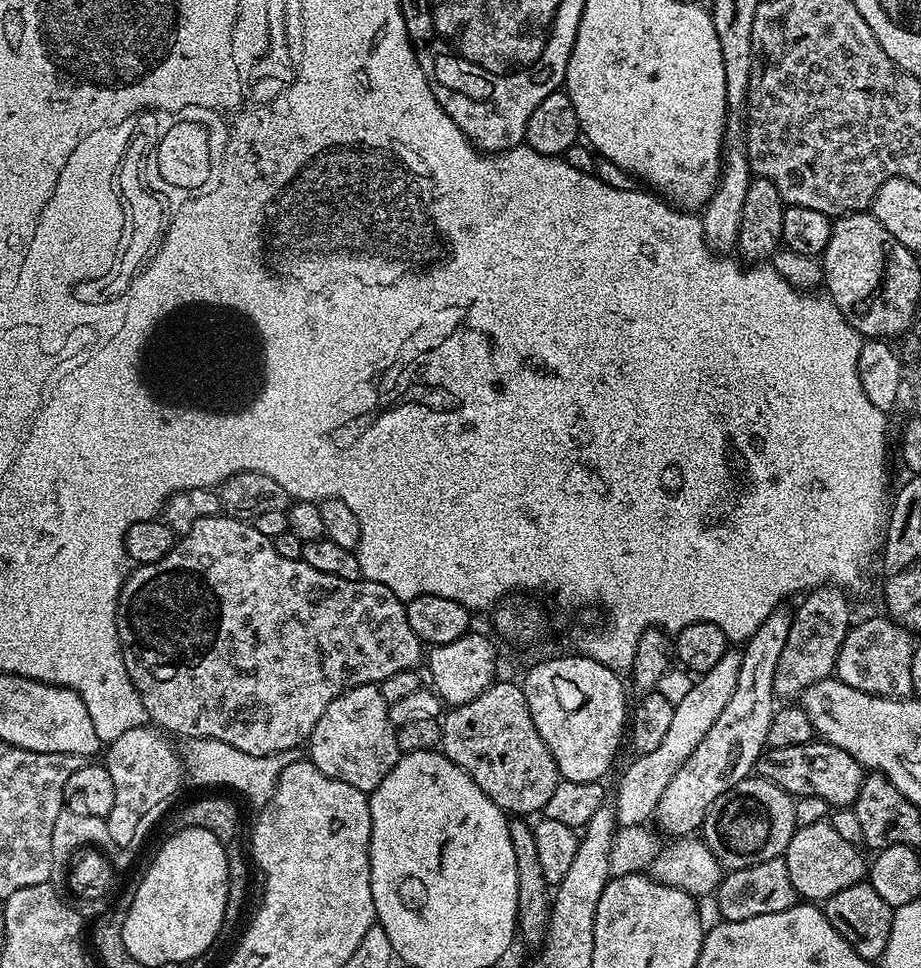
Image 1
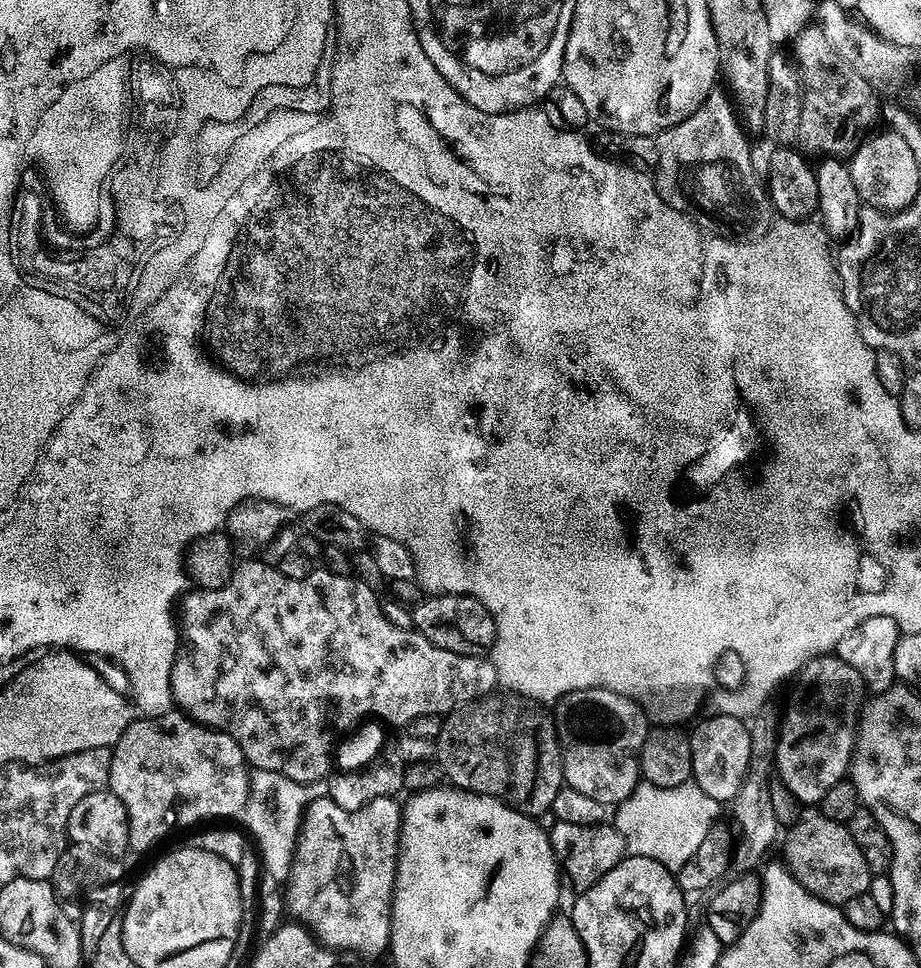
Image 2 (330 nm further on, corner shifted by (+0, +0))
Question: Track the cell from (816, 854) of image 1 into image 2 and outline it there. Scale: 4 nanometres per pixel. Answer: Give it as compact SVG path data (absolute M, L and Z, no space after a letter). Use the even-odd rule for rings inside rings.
M813 814L809 820L807 818L797 820L787 832L788 837L784 840L784 852L788 855L786 867L792 873L792 877L810 894L826 901L827 904L842 906L850 902L850 898L855 898L868 890L874 873L870 870L870 866L866 866L866 858L862 858L862 850L858 850L854 838L850 838L847 824L839 824L825 816Z

